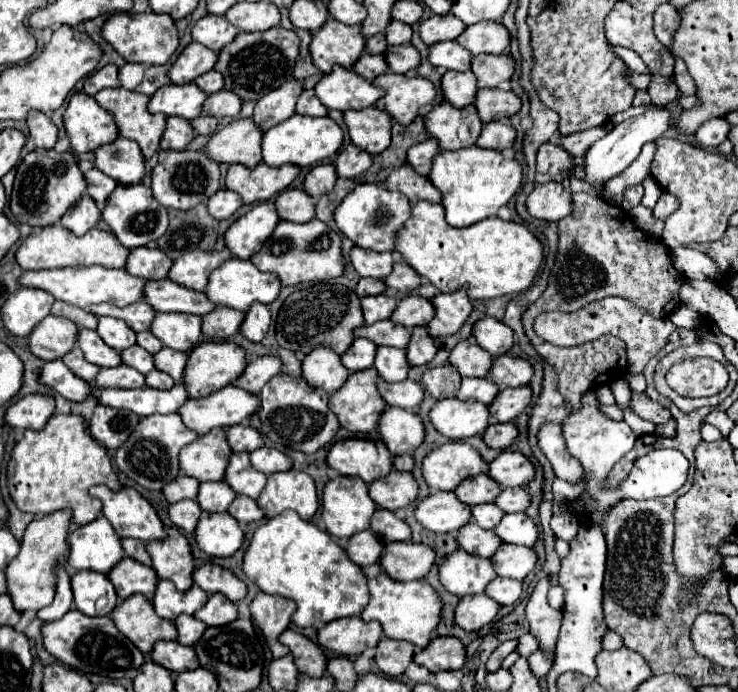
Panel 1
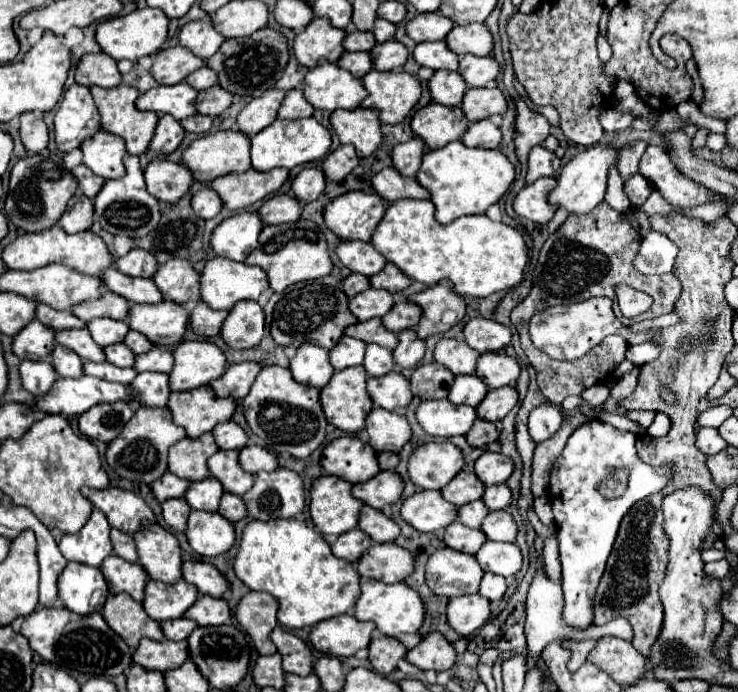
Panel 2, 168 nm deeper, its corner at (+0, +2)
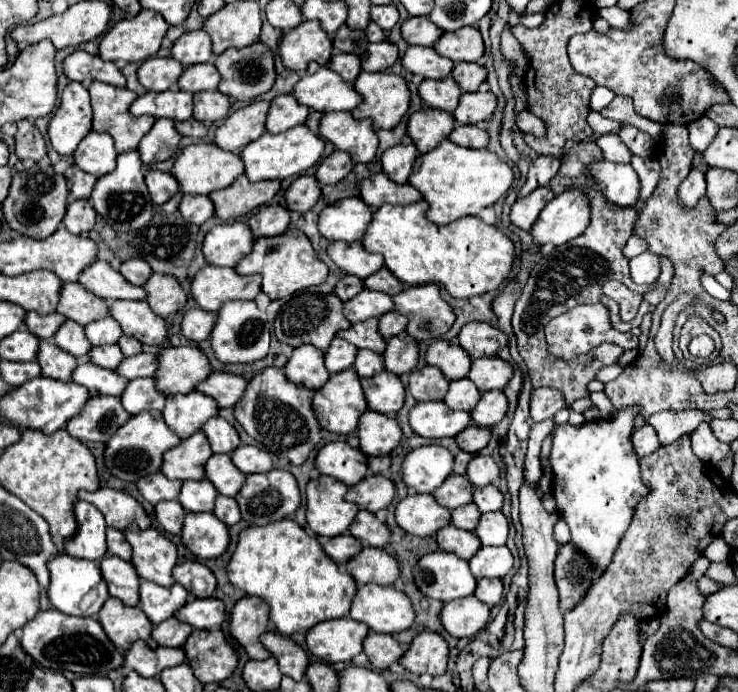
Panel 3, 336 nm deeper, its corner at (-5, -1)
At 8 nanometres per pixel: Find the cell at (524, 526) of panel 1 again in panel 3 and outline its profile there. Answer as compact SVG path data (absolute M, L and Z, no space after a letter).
M501 511L483 513L475 533L483 545L505 545L509 537L509 523Z

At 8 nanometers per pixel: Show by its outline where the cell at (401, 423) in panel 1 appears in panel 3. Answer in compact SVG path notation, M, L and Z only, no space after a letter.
M365 411L361 415L357 435L359 435L359 449L367 457L389 455L403 439L399 423L375 411Z

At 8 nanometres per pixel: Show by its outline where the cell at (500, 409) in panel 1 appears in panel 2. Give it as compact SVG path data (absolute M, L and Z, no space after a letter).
M502 386L486 394L486 398L476 406L476 414L482 420L498 422L516 406L516 402L518 402L518 392L510 386Z

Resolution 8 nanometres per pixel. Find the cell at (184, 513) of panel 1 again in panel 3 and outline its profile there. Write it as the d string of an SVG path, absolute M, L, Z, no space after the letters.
M161 501L155 505L155 515L159 525L173 535L179 535L183 531L183 521L185 521L185 511L183 505L179 505L177 501Z

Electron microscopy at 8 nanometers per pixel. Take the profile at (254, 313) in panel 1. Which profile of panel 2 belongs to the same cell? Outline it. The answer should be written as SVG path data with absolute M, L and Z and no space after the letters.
M236 302L222 324L220 336L234 350L246 350L260 344L264 332L264 312L258 302Z

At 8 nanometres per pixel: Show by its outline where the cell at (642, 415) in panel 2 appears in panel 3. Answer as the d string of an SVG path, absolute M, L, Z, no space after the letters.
M643 425L643 427L635 427L633 429L633 445L639 457L645 457L649 453L653 453L661 443L657 439L655 429L651 429L651 425Z

